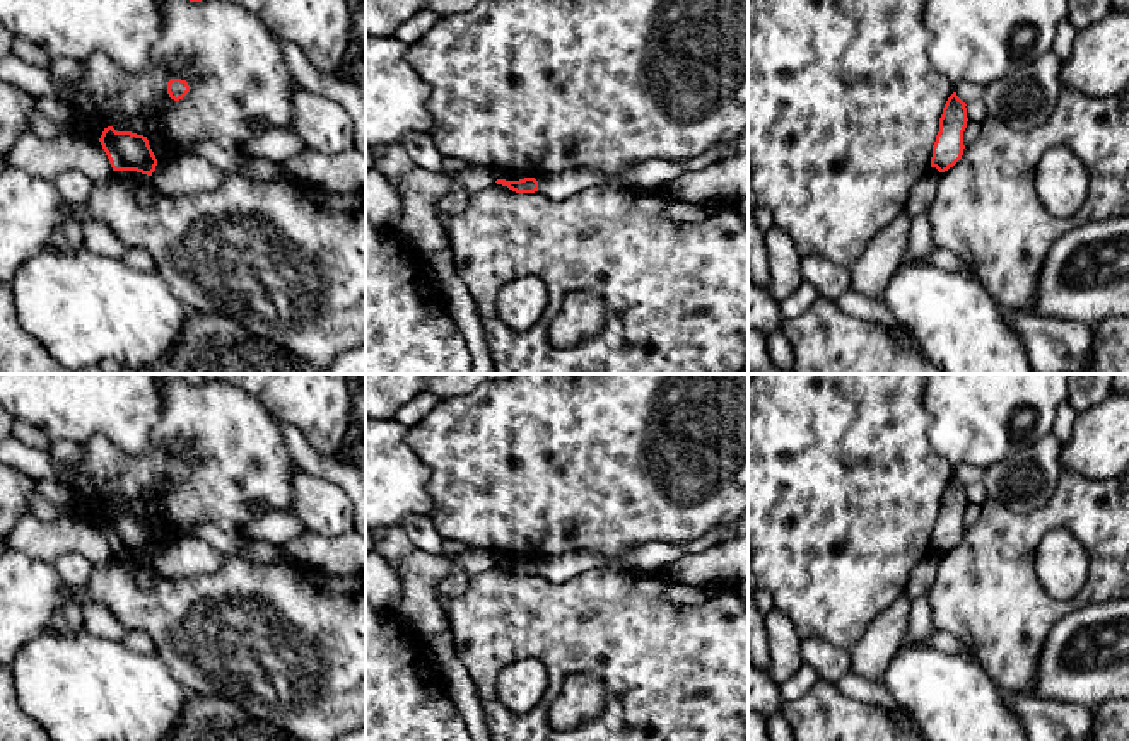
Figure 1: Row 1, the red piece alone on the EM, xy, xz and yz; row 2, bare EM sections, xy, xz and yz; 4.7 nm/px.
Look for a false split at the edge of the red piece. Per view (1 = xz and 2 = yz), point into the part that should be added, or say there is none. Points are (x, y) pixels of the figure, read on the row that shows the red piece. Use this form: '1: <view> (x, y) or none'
1: none
2: none

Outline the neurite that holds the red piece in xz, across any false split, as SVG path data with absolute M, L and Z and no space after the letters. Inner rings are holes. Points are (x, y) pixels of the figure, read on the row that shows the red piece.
M524 178L519 181L497 179L495 183L507 186L509 190L512 190L516 193L535 193L535 191L538 191L538 181L535 178Z

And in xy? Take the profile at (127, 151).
M104 128L99 138L113 171L137 171L152 176L157 159L147 137L132 131L116 131Z

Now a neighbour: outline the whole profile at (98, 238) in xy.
M87 220L82 224L84 246L106 258L120 258L126 253L126 246L111 232L111 229L97 220Z

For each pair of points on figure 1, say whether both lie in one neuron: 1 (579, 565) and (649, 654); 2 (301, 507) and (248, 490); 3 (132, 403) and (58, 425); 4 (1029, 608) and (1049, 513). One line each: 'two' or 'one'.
1: two
2: two
3: one
4: one

